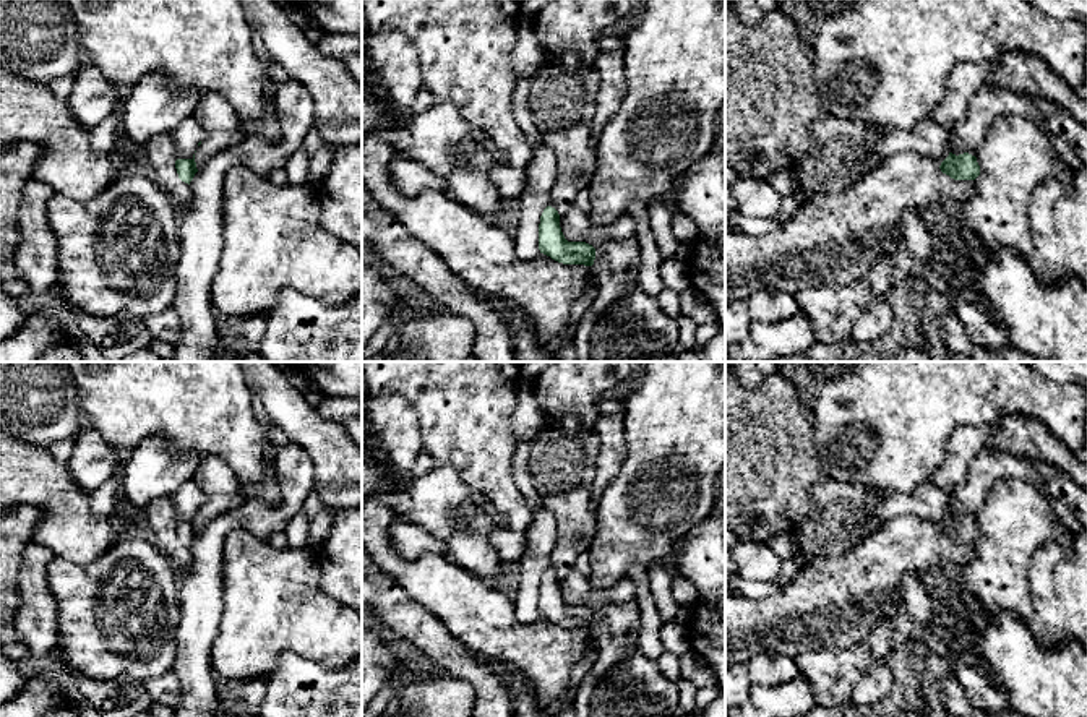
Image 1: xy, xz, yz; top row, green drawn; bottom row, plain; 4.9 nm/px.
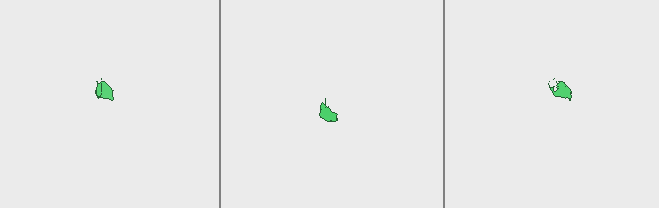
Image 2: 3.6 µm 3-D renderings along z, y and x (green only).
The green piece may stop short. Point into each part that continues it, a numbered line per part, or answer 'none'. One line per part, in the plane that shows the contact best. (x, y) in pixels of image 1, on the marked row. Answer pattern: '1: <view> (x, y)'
1: xy (189, 133)
2: xz (615, 268)

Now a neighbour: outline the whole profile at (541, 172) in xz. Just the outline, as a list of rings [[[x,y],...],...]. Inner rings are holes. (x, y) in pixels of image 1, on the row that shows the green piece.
[[[540,141],[532,149],[532,159],[524,170],[526,187],[516,198],[516,213],[509,227],[514,235],[518,258],[531,261],[540,255],[540,216],[552,203],[552,188],[558,172],[555,152]]]

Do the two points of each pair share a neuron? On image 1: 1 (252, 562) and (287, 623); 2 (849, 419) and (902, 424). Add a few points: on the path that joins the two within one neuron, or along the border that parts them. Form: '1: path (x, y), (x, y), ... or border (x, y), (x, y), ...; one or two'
1: path (257, 576), (281, 609); one
2: path (862, 419), (881, 419), (889, 424); one

